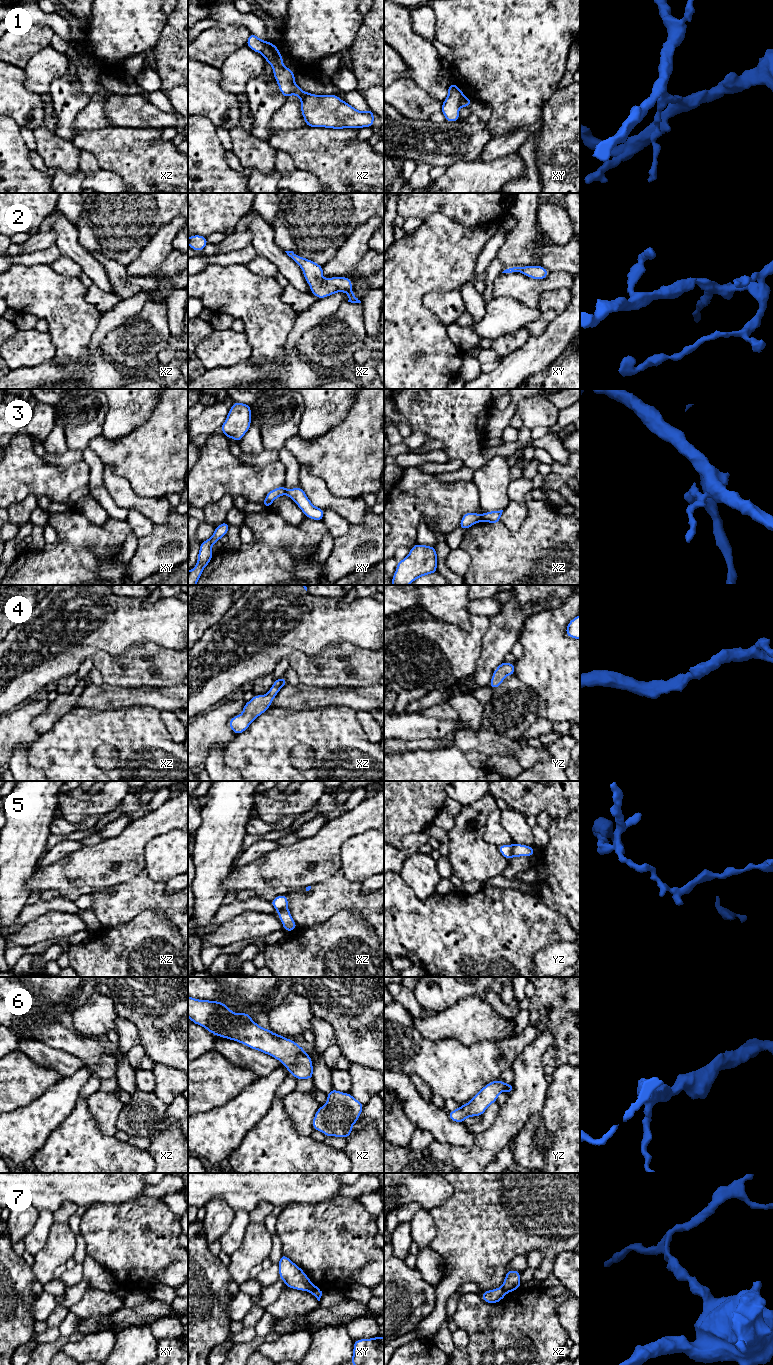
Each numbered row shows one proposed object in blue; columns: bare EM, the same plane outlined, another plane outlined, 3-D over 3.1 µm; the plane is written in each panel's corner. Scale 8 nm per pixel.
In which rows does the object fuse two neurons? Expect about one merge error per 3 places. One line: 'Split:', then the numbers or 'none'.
Split: 1, 3, 5, 7

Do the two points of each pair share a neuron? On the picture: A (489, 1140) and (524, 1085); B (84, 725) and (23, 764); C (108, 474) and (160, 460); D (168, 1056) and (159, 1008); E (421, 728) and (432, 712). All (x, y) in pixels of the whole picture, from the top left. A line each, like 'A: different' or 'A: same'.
A: same
B: different
C: different
D: same
E: different

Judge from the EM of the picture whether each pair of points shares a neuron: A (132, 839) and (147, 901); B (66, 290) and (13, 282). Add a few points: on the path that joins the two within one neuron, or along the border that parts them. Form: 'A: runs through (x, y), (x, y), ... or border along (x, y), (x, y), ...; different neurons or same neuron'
A: border along (144, 869), (133, 877), (119, 883); different neurons
B: runs through (53, 290), (26, 289); same neuron

